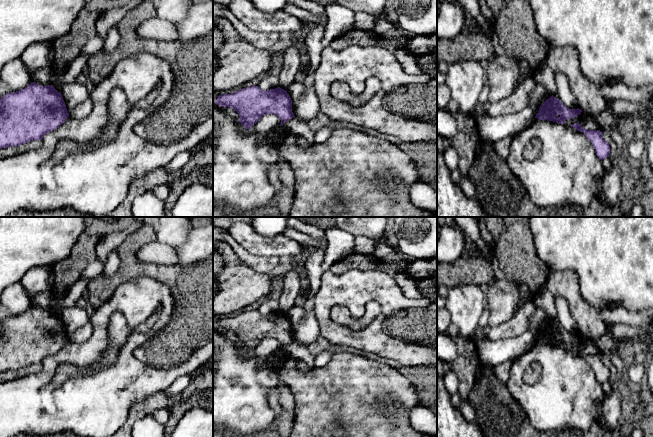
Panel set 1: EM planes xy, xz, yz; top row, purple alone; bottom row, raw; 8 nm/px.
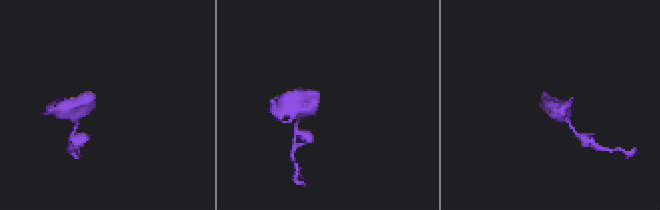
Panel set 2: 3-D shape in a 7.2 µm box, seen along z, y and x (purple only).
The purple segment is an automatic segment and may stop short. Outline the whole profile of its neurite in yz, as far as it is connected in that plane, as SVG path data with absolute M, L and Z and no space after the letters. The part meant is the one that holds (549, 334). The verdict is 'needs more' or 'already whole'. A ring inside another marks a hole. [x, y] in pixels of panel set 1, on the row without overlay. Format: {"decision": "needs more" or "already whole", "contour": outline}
{"decision": "already whole", "contour": "M553 319L548 322L539 332L535 342L565 348L566 343L573 343L580 339L581 333L569 333Z"}

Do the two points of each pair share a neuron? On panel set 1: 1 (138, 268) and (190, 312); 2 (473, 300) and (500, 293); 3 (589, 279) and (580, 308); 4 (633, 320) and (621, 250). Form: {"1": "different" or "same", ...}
{"1": "same", "2": "different", "3": "different", "4": "different"}

